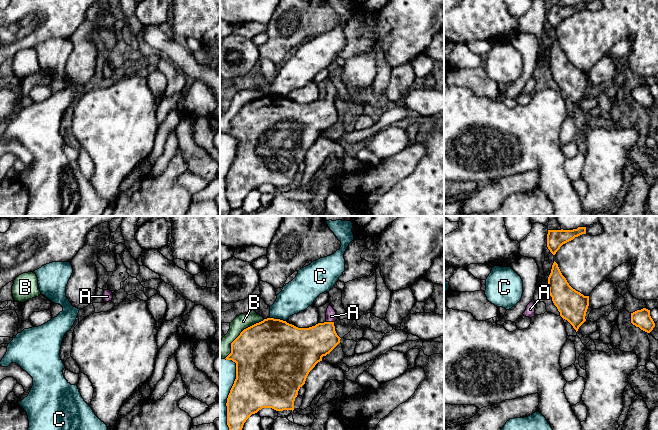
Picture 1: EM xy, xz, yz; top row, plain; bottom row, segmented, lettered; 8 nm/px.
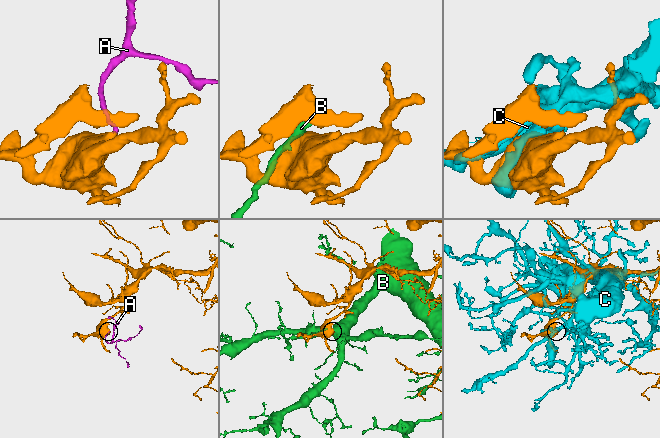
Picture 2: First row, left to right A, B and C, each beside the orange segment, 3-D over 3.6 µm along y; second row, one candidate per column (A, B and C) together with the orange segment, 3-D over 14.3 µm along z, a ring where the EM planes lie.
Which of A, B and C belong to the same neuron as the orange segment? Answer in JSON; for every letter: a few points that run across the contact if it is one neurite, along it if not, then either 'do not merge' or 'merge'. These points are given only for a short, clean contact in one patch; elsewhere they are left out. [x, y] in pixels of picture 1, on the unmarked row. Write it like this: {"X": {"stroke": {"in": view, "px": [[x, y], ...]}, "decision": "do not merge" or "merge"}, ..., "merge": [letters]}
{"A": {"stroke": {"in": "xz", "px": [[309, 121], [330, 98], [331, 92]]}, "decision": "merge"}, "B": {"decision": "do not merge"}, "C": {"decision": "do not merge"}, "merge": ["A"]}

